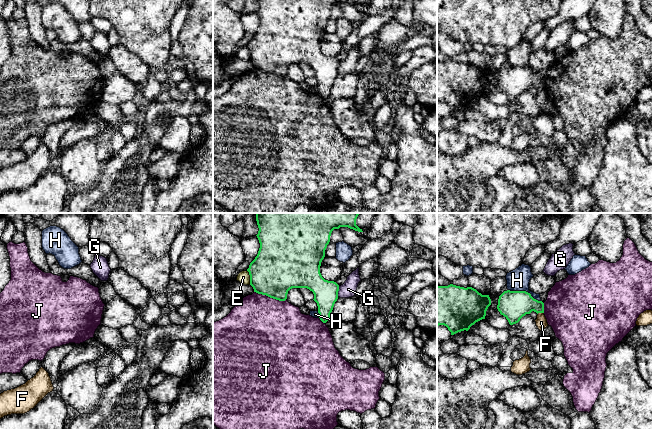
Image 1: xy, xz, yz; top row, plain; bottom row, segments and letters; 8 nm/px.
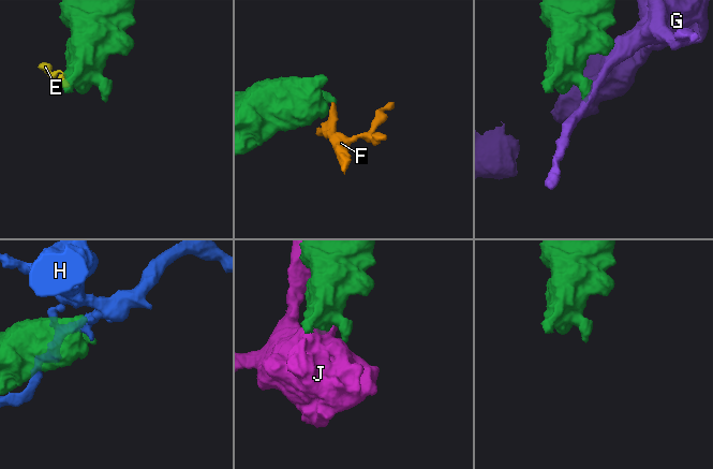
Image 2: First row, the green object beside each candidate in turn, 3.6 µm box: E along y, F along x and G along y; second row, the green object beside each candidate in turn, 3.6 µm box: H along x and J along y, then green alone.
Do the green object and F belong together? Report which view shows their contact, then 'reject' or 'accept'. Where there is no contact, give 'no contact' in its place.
yz | reject

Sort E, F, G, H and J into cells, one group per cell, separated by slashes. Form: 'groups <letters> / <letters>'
groups E F / G / H / J

